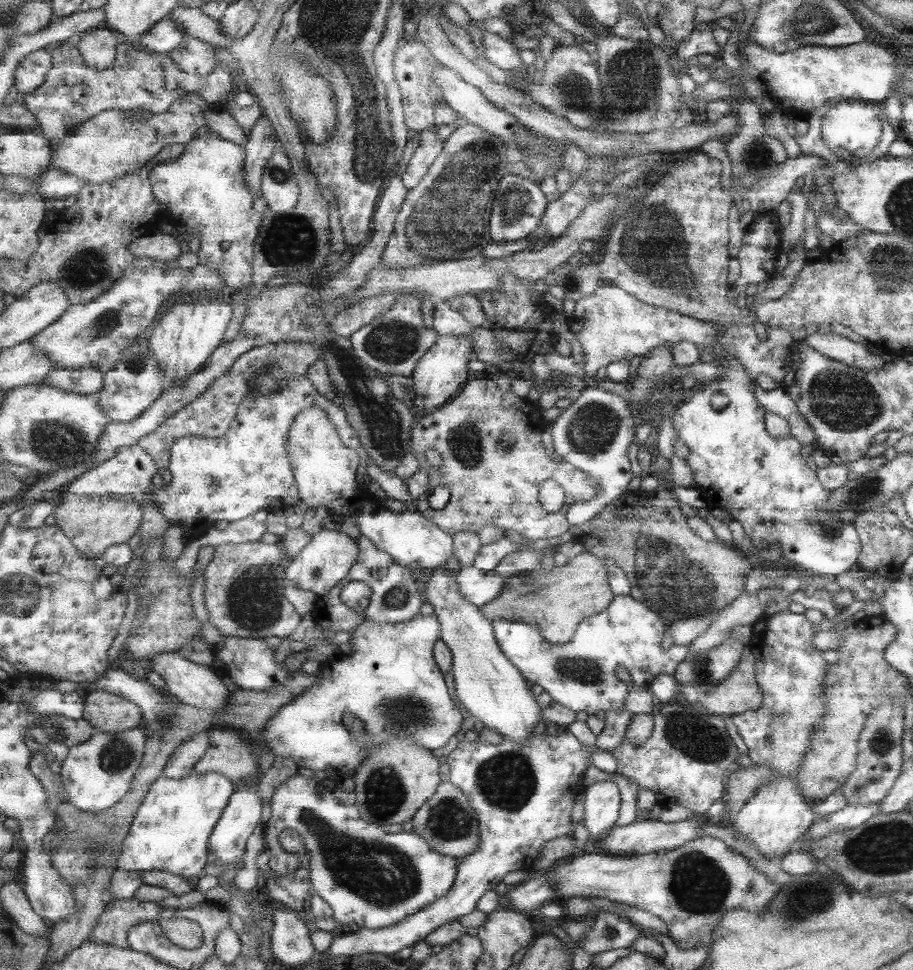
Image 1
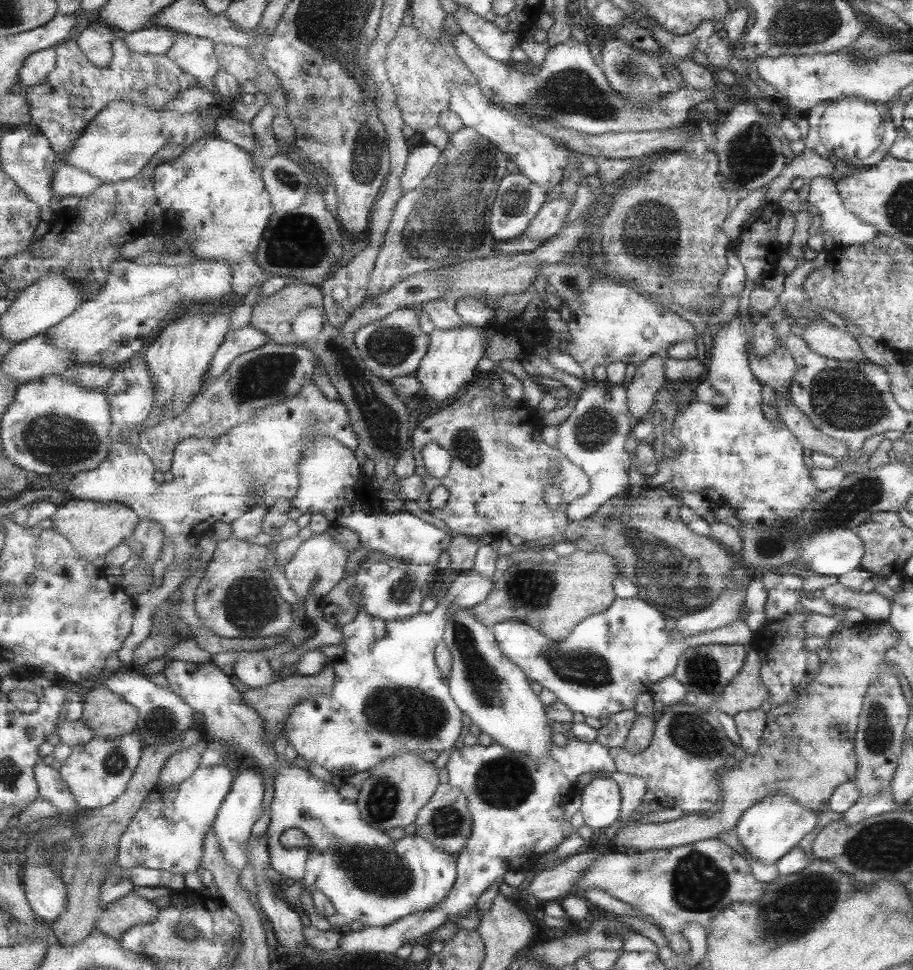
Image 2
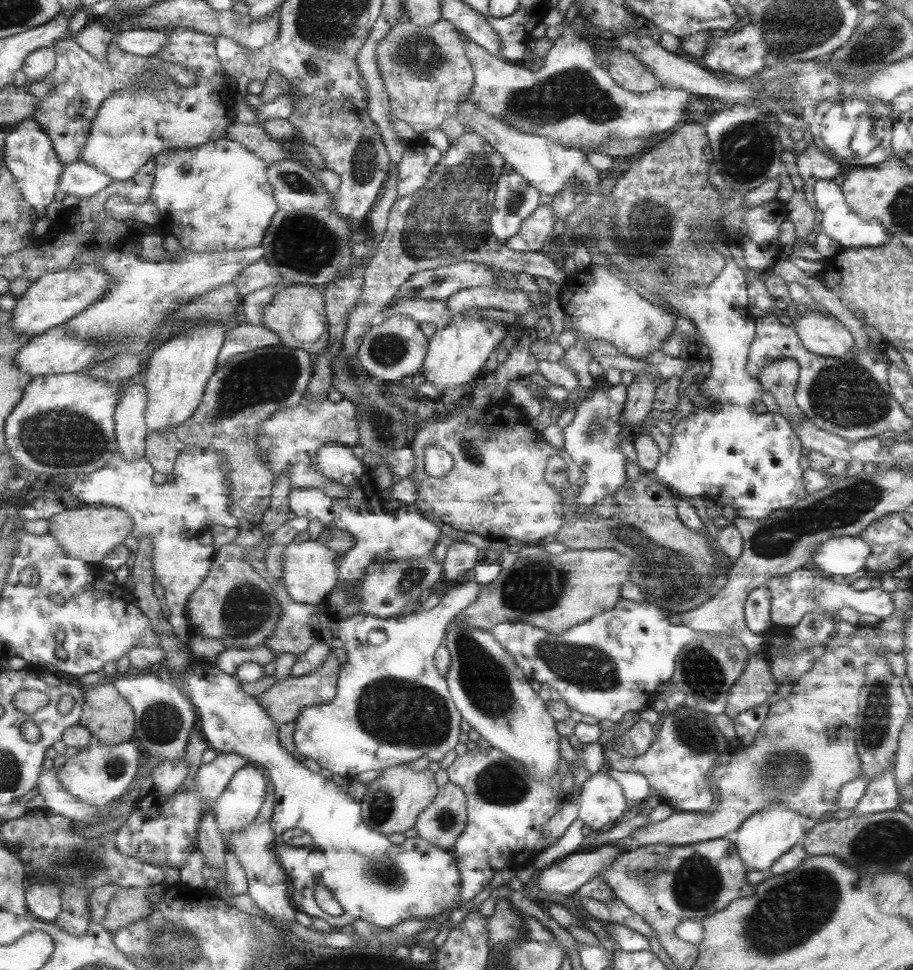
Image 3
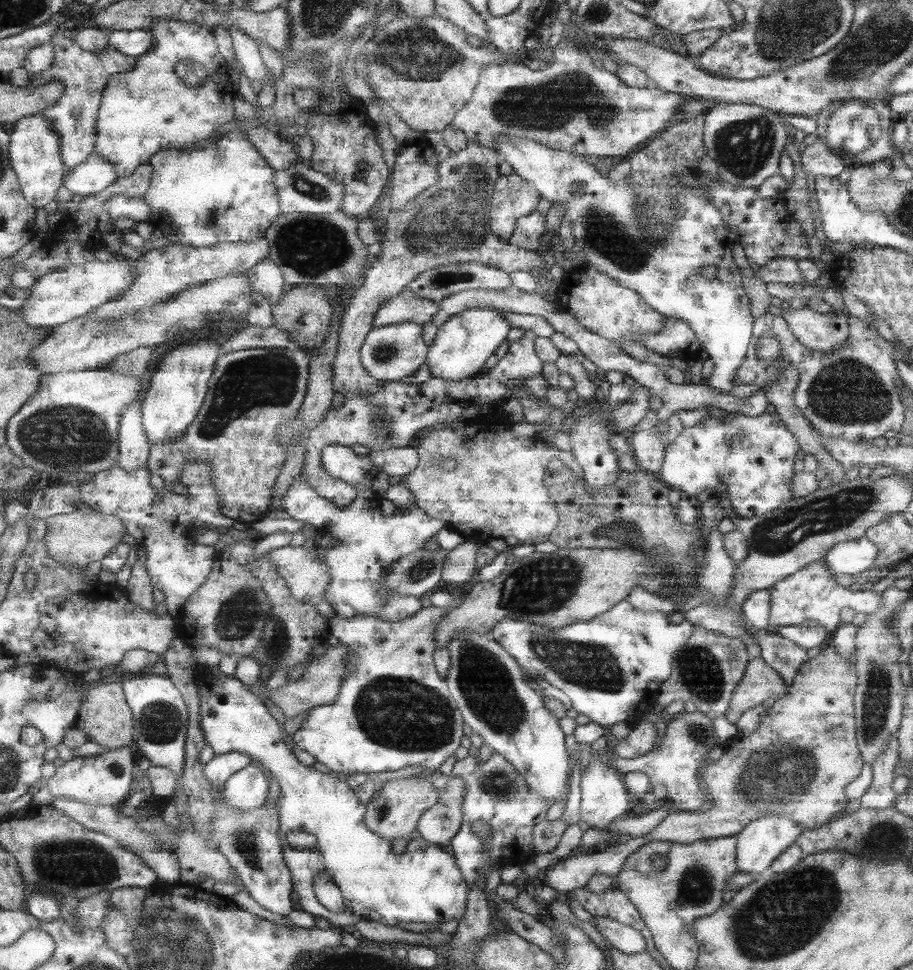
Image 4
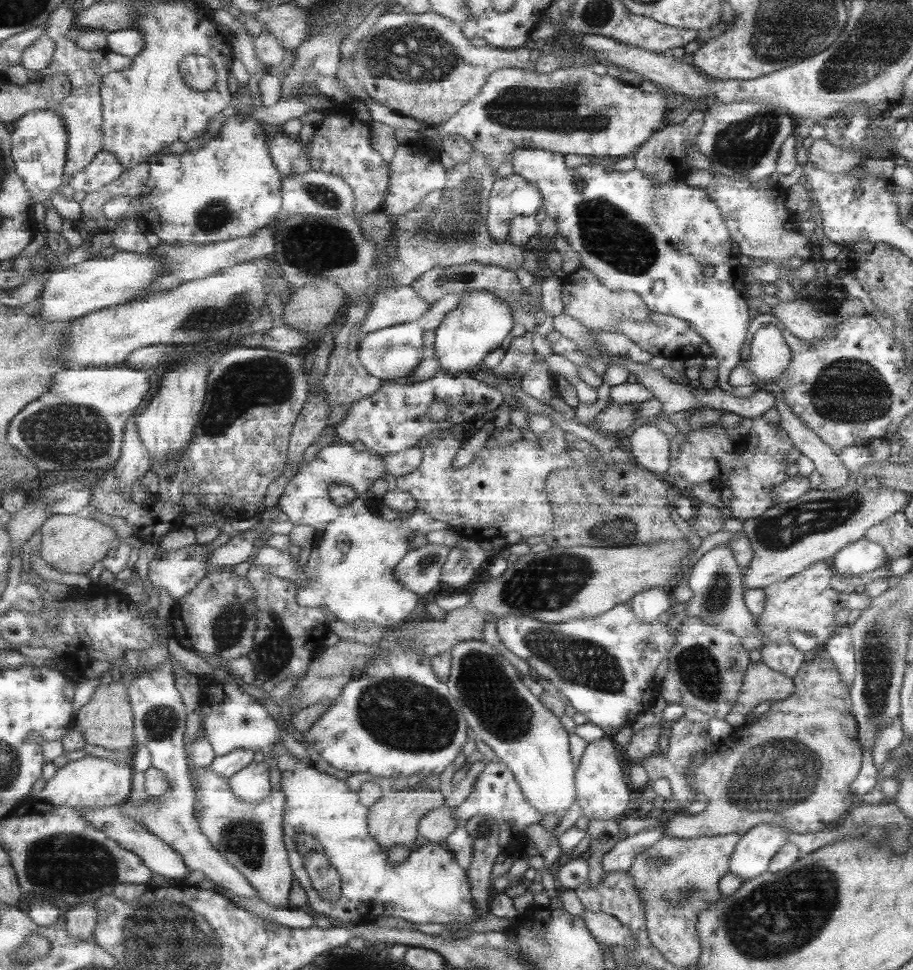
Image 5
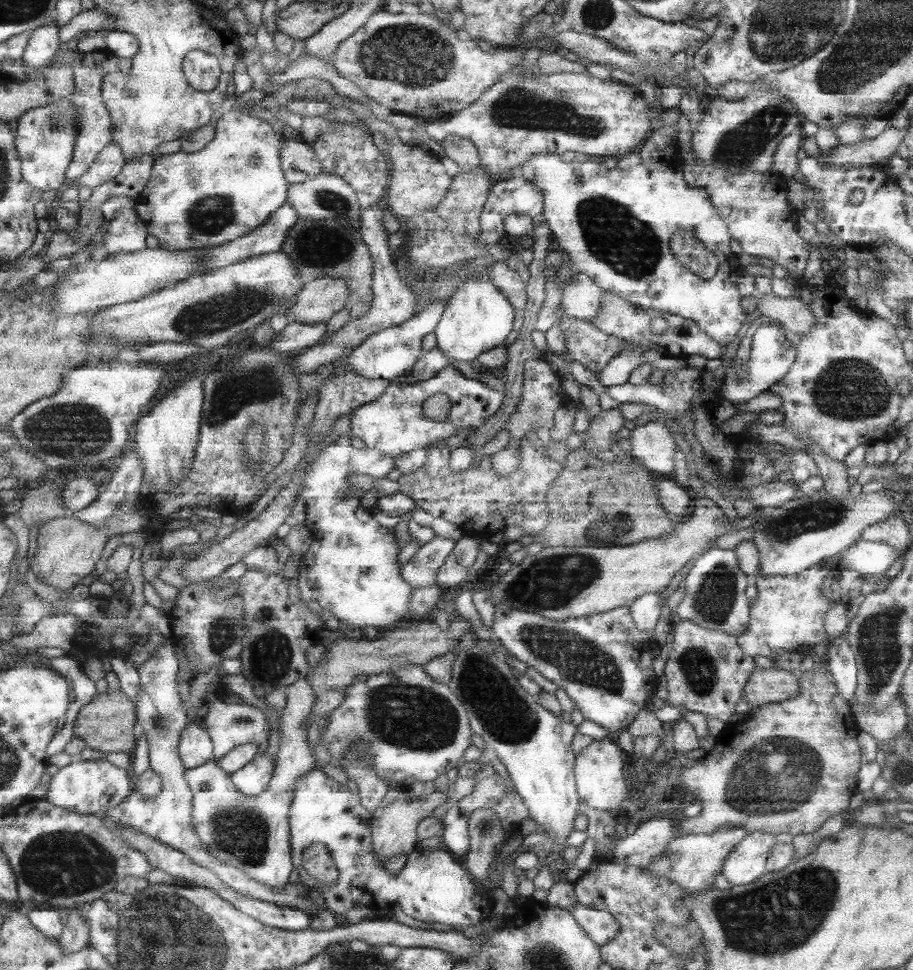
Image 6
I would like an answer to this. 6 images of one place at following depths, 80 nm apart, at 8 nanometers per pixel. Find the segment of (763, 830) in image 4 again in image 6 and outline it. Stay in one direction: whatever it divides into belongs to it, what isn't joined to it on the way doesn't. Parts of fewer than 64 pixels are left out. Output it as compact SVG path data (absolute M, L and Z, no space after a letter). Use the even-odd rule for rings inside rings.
M747 833L725 860L722 875L731 885L749 885L765 874L764 866L769 848L775 846L775 835Z

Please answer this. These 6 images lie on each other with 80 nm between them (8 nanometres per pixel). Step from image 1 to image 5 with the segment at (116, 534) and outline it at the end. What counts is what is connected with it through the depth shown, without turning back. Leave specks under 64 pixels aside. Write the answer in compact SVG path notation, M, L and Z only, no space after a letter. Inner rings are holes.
M53 514L40 528L40 557L49 566L65 574L87 574L91 568L113 551L116 544L115 531L109 525L83 514Z

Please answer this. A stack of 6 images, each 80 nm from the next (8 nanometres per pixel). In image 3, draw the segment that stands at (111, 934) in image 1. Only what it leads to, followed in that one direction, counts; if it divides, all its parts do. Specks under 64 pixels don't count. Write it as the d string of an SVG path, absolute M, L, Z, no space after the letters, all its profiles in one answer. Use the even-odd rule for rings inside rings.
M120 888L108 907L104 926L116 933L122 926L134 920L153 914L153 904L149 902L145 889Z

